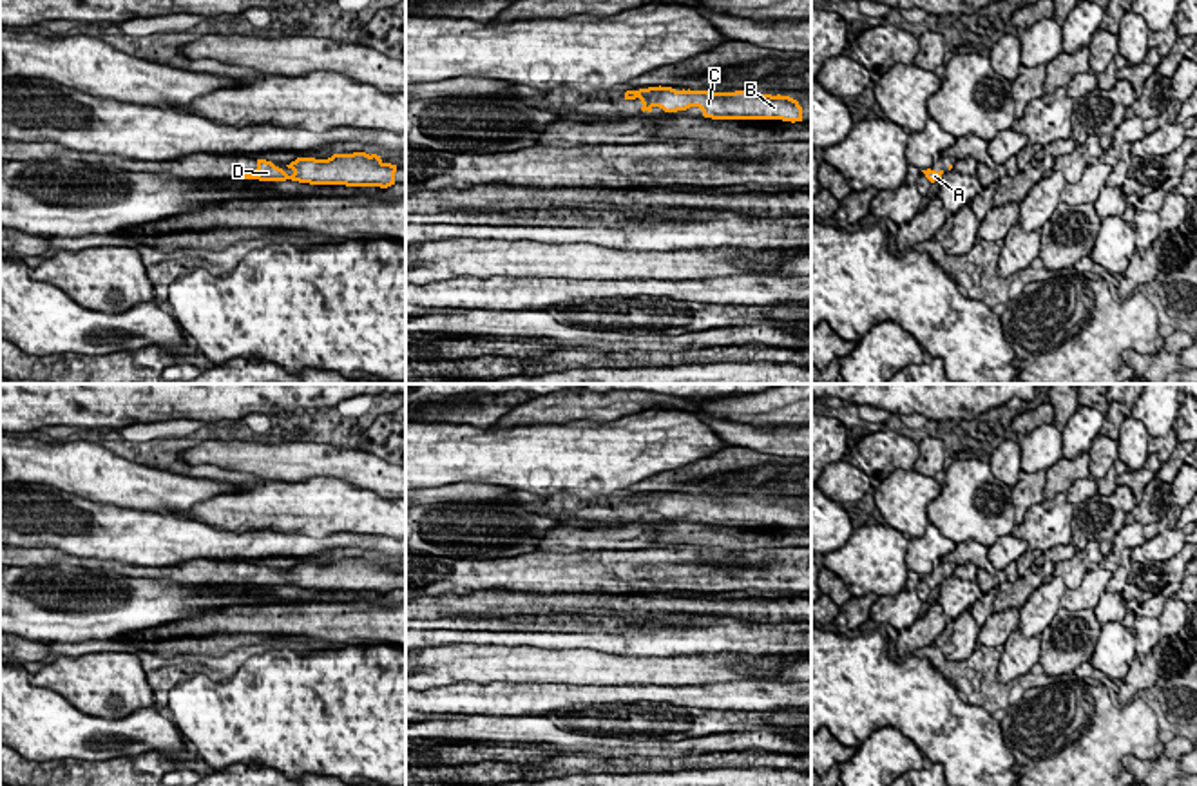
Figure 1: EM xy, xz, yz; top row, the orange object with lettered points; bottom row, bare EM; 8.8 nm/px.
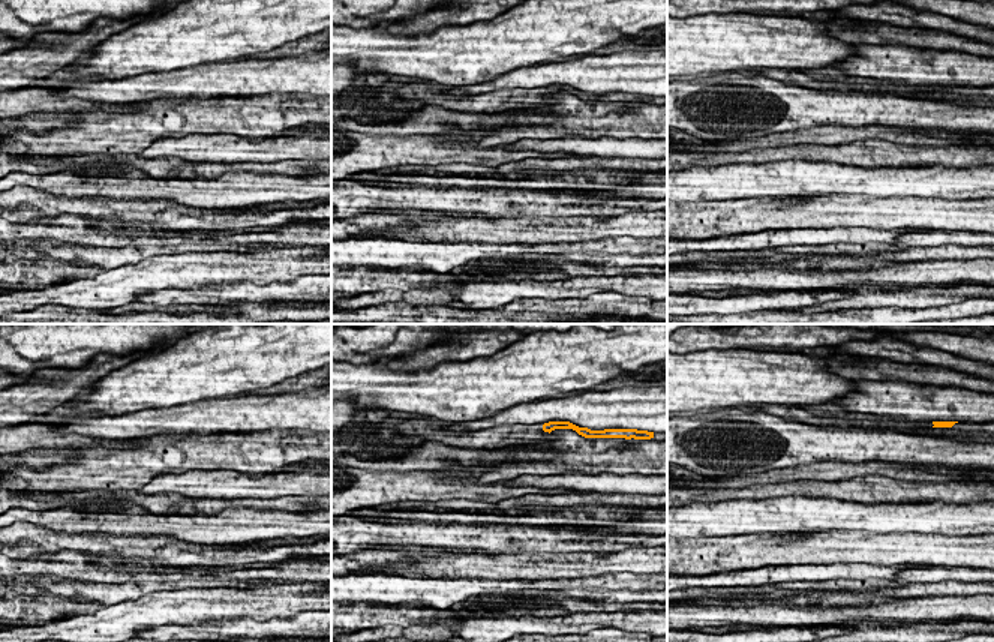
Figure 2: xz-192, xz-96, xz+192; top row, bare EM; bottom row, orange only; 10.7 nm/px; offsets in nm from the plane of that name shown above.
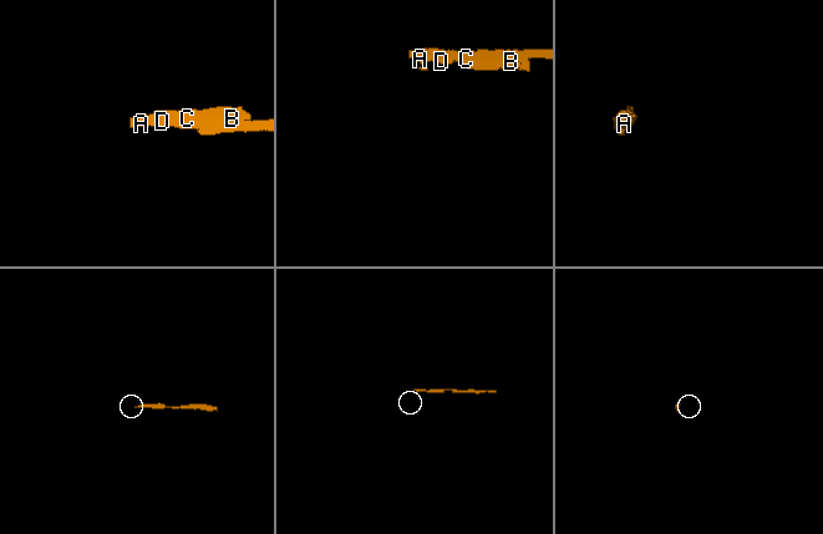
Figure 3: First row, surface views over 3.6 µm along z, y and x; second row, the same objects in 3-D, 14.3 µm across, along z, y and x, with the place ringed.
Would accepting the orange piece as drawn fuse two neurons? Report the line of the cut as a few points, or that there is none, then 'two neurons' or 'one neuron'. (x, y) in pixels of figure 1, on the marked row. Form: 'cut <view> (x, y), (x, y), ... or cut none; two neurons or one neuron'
cut none; one neuron

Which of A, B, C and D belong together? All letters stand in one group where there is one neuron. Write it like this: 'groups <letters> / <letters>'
groups A B C D

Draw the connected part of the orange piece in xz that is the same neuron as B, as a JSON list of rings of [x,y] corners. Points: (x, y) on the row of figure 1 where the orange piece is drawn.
[[[648,87],[627,91],[625,100],[639,98],[641,110],[652,112],[654,107],[665,112],[699,107],[704,118],[712,120],[782,120],[802,121],[802,107],[790,96],[752,94],[746,91],[713,92],[713,91],[675,91],[672,87]]]

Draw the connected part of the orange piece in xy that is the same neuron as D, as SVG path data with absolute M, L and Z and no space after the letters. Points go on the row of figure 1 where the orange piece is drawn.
M353 152L333 154L328 159L297 158L288 168L293 170L288 176L282 168L272 161L257 159L254 172L235 170L235 179L259 179L259 181L299 181L310 185L346 185L346 187L380 187L388 188L395 185L397 165L384 163L377 154Z

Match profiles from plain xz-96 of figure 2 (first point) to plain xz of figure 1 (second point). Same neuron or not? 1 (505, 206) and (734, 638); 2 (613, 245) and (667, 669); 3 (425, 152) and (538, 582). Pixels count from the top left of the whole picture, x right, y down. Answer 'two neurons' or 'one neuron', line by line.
1: one neuron
2: two neurons
3: one neuron

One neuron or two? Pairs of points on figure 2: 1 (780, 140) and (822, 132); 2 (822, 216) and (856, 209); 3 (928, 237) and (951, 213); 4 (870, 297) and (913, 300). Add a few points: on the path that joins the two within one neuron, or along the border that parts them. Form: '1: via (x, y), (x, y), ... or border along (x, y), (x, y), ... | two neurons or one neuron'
1: via (790, 138), (811, 135) | one neuron
2: via (831, 210), (847, 210) | one neuron
3: border along (925, 228), (967, 230), (970, 233) | two neurons
4: via (880, 299), (903, 299) | one neuron

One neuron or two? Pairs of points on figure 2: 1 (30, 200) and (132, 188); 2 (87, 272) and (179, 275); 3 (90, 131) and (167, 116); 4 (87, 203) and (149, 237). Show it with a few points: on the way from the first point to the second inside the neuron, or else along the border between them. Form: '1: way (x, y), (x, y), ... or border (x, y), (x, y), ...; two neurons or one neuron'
1: border (29, 186), (68, 197), (99, 195); two neurons
2: border (104, 270), (92, 278), (75, 279), (69, 284); two neurons
3: way (110, 131), (135, 131), (147, 122); one neuron
4: border (90, 216), (95, 218); two neurons

